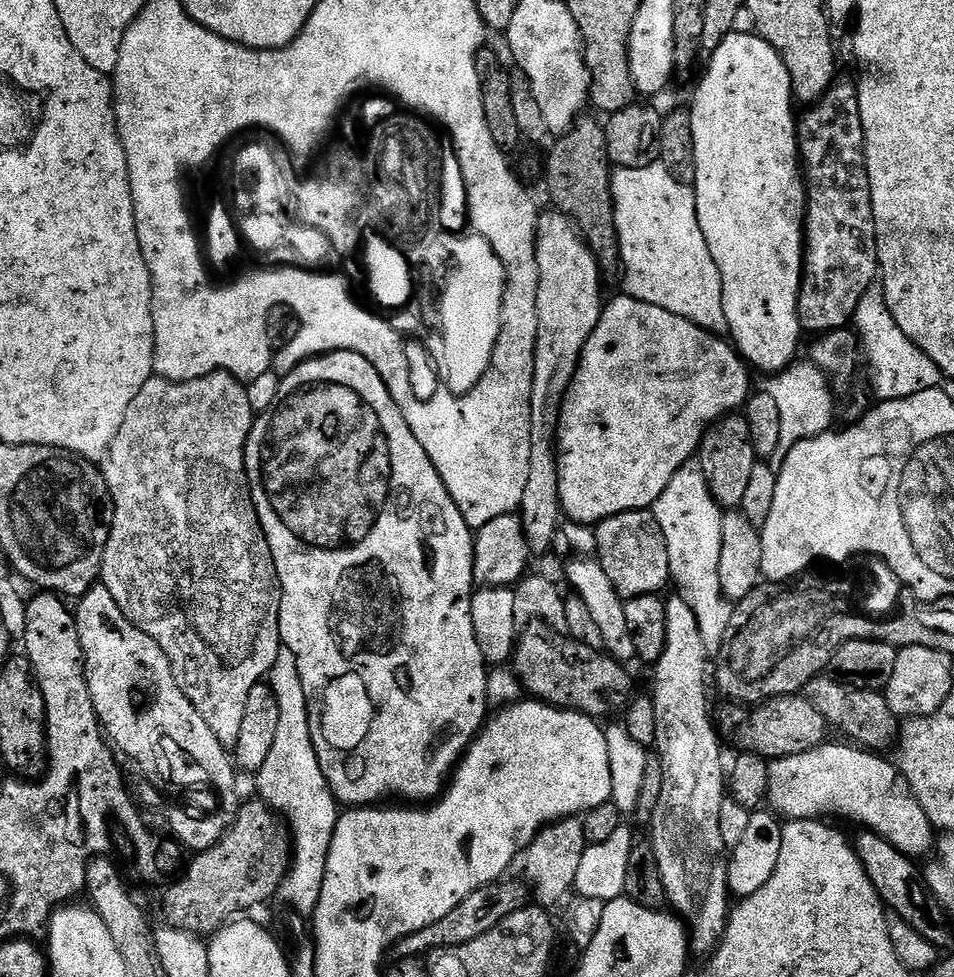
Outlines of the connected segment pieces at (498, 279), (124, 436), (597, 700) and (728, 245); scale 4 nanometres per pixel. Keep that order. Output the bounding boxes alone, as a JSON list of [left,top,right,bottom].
[[429,235,504,395],[100,372,282,750],[510,622,633,718],[690,31,806,374]]

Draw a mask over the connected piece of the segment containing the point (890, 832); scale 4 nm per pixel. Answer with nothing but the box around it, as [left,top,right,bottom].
[767,742,938,857]

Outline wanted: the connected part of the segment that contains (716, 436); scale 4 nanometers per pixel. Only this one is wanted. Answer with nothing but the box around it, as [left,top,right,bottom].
[698,414,758,510]

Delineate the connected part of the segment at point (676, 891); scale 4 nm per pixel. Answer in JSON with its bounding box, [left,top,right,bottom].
[650,594,730,957]

